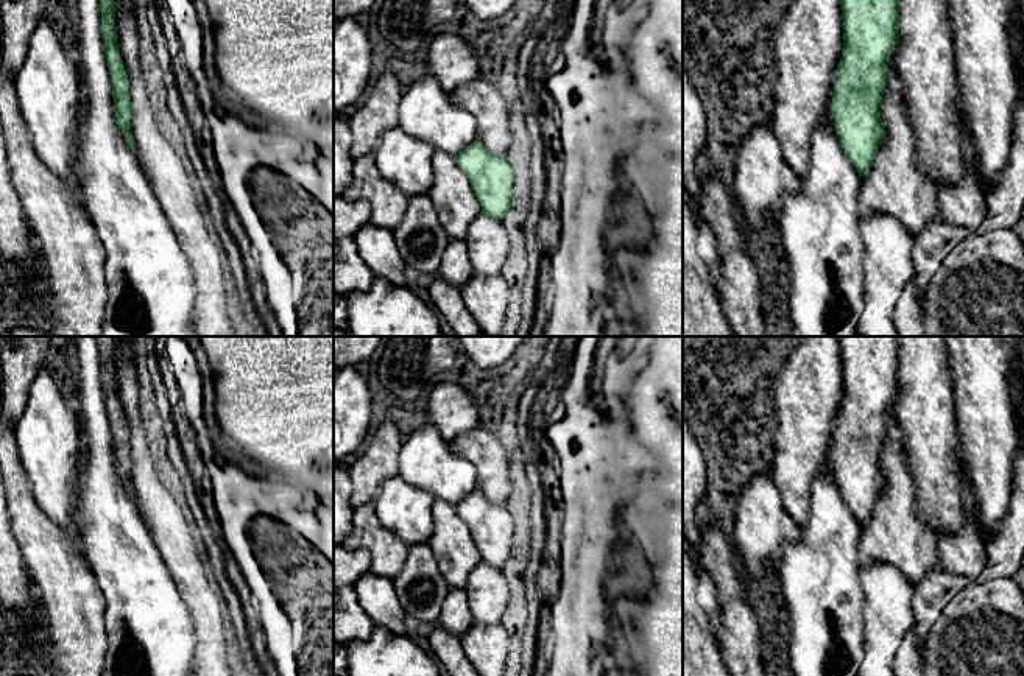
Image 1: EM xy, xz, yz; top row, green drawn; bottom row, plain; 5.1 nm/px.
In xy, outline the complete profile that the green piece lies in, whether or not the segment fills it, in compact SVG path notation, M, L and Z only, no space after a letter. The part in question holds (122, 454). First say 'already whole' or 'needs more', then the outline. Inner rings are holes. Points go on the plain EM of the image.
already whole; M95 336L95 338L100 349L100 360L103 368L101 383L104 388L106 410L112 431L115 469L126 492L136 503L136 494L131 483L131 449L128 438L128 424L120 405L115 382L115 347L120 340L128 340L132 336Z

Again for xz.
already whole; M480 489L455 503L457 514L469 526L482 562L502 569L513 553L514 522L503 505L491 503Z

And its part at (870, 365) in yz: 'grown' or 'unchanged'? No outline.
unchanged

